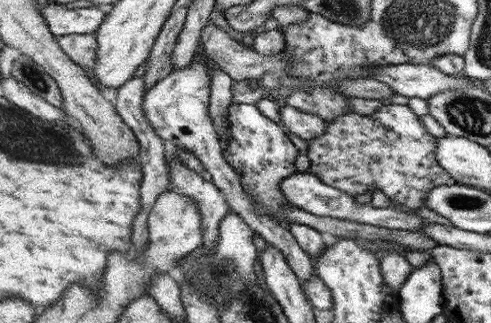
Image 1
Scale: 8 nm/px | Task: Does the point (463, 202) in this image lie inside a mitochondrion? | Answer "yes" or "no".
yes

